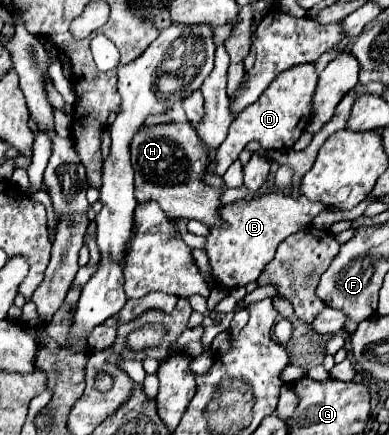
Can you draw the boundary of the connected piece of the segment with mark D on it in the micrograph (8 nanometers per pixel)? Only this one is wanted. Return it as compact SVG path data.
M303 64L289 68L281 72L269 88L261 94L261 98L247 106L241 114L237 114L231 122L229 134L223 140L223 144L217 148L215 154L215 174L223 176L227 168L237 160L239 152L249 144L249 142L259 142L265 150L289 150L293 144L299 140L299 136L305 130L305 124L309 122L311 116L311 98L317 86L317 72L313 64Z

